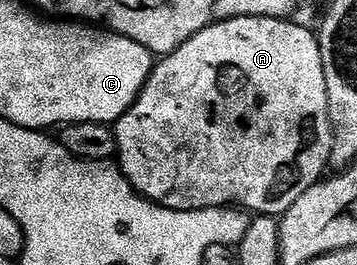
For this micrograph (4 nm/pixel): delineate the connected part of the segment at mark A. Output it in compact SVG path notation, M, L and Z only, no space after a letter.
M230 18L224 22L212 21L211 25L197 32L185 44L181 44L181 48L160 57L154 63L149 80L137 100L114 122L113 129L119 169L131 182L131 187L150 202L170 210L204 210L234 204L255 216L282 216L291 207L293 200L301 196L301 192L305 192L314 182L324 177L331 160L329 100L316 31L298 26L295 20L281 18Z

